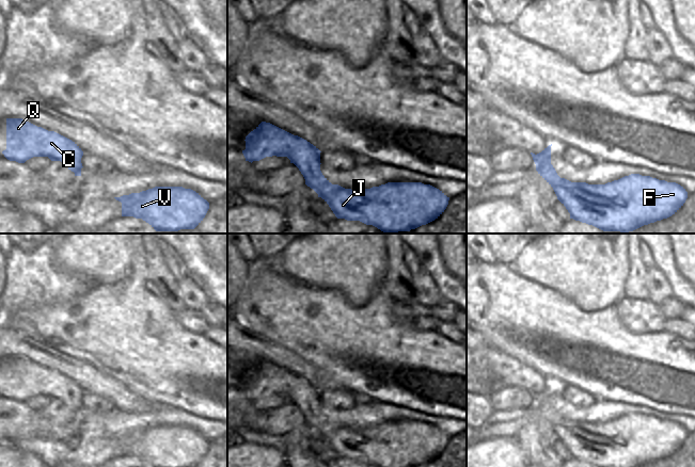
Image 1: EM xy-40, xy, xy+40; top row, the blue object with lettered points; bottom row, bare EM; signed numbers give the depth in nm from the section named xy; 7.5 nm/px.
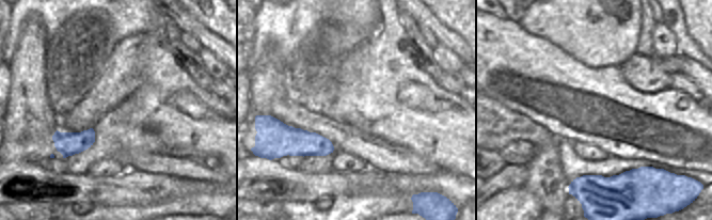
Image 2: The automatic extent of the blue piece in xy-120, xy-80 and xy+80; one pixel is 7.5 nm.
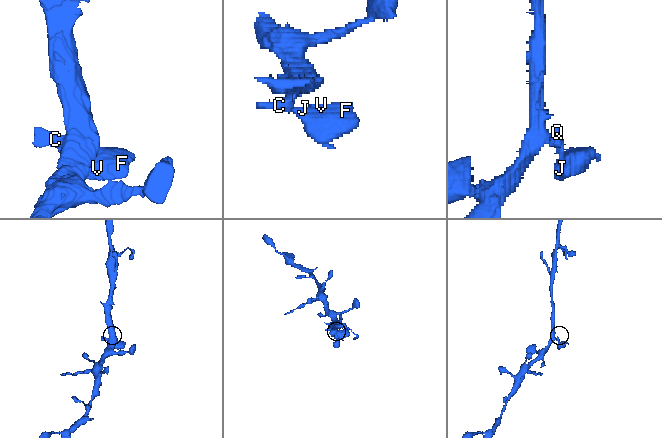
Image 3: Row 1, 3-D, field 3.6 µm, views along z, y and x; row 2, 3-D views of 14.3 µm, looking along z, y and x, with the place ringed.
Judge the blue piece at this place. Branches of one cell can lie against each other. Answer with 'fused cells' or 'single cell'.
single cell

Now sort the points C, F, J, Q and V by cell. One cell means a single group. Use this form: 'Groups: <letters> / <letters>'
Groups: C F J Q V.

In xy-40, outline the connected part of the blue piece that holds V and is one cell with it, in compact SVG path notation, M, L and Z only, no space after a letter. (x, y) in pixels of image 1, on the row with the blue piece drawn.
M155 187L114 198L122 203L122 216L142 219L156 231L194 229L209 209L199 193L183 187Z

